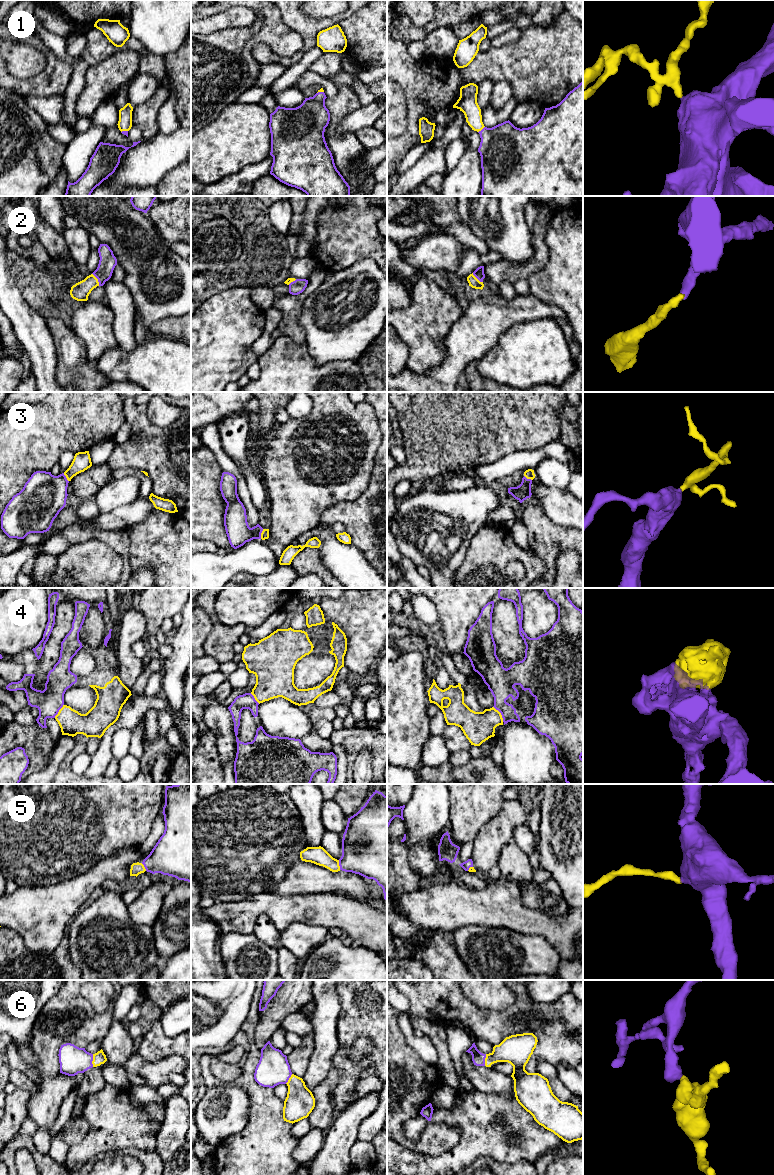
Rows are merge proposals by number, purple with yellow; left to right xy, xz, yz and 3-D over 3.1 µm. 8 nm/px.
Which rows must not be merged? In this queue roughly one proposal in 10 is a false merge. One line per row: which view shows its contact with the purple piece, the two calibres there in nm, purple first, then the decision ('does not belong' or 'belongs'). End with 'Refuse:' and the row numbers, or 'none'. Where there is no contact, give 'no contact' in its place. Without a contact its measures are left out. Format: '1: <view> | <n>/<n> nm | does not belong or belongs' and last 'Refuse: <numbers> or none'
1: yz | 420/160 nm | belongs
2: xy | 140/150 nm | belongs
3: xz | 190/60 nm | belongs
4: yz | 220/240 nm | belongs
5: xz | 400/140 nm | belongs
6: xy | 220/100 nm | belongs
Refuse: none

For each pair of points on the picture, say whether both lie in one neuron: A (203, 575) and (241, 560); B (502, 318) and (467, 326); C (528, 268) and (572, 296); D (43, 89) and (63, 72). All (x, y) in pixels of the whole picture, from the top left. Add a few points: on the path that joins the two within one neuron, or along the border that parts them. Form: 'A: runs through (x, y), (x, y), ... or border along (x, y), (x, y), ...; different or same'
A: runs through (212, 571), (223, 570), (232, 563); same
B: runs through (493, 318), (487, 318), (479, 326), (476, 326); same
C: border along (547, 251), (546, 264), (526, 278); different
D: runs through (48, 86), (58, 77); same

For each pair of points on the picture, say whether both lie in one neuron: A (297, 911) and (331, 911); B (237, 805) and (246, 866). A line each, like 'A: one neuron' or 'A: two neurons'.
A: one neuron
B: one neuron

